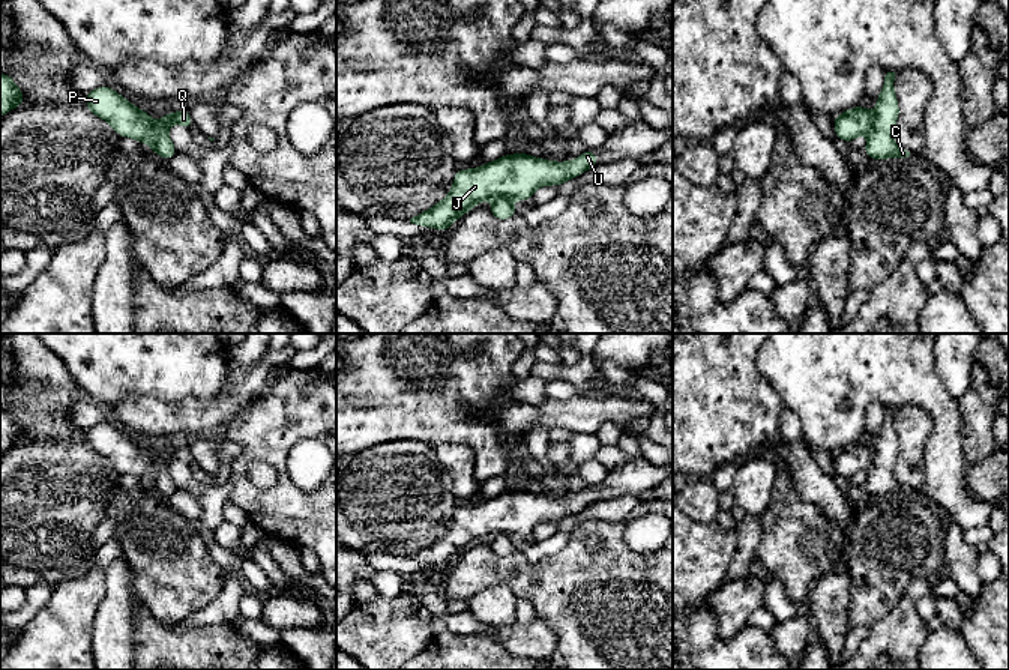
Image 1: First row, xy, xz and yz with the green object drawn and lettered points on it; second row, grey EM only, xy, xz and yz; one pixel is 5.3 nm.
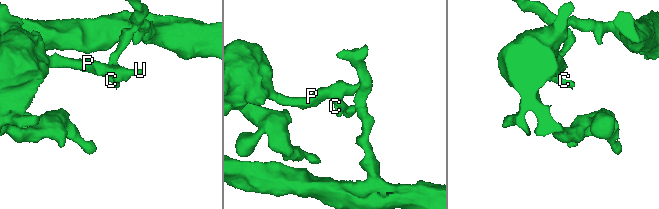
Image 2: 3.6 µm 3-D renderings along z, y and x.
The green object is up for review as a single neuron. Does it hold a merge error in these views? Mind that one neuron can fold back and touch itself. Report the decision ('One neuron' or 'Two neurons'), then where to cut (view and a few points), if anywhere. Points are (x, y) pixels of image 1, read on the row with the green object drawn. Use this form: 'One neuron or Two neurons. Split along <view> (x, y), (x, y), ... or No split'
Two neurons. Split along xy (168, 113), (162, 120), (162, 128), (149, 143)

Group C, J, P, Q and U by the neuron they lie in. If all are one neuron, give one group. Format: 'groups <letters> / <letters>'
groups C / J P Q U

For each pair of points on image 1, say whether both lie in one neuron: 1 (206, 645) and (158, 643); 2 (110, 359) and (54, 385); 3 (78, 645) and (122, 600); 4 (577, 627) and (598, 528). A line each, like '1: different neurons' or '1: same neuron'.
1: same neuron
2: different neurons
3: different neurons
4: same neuron

